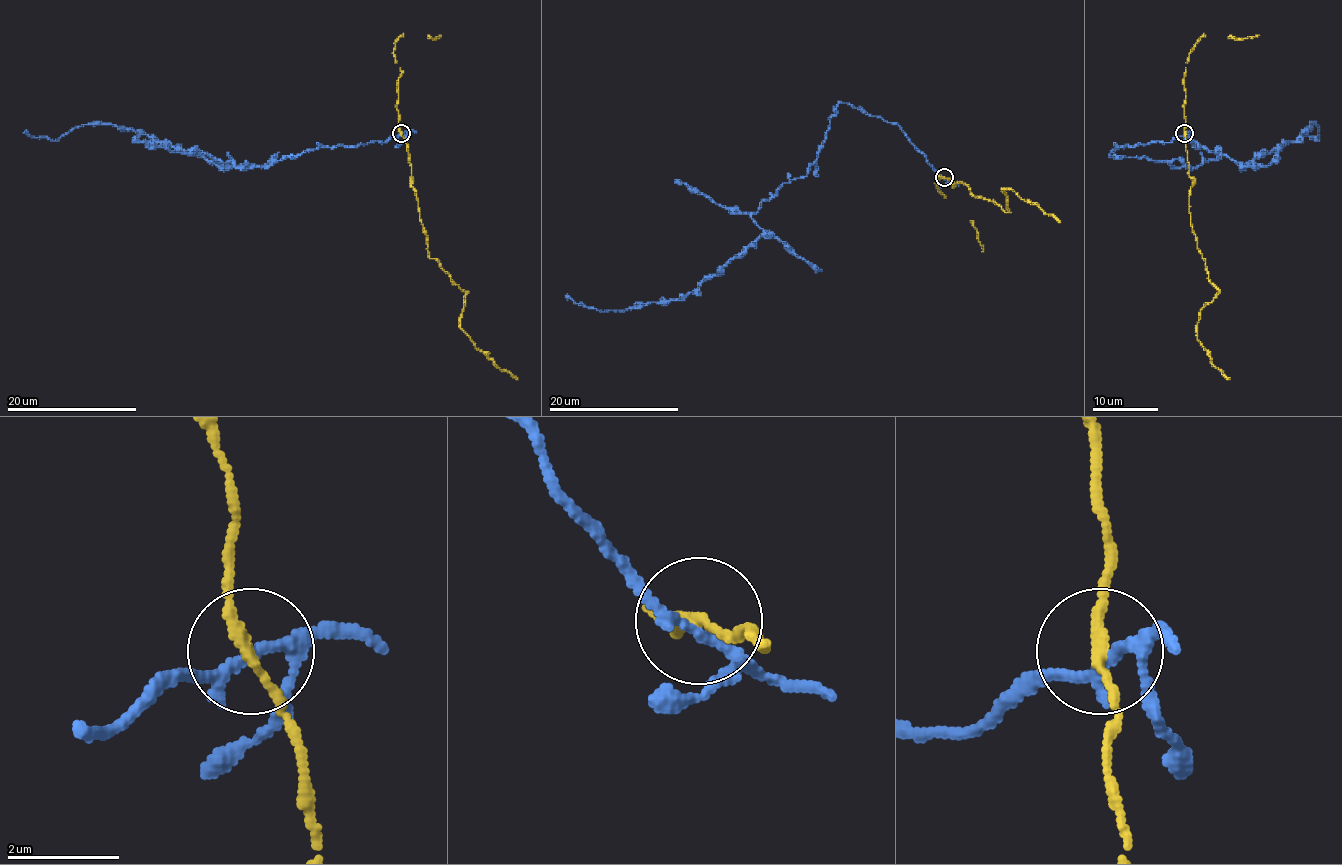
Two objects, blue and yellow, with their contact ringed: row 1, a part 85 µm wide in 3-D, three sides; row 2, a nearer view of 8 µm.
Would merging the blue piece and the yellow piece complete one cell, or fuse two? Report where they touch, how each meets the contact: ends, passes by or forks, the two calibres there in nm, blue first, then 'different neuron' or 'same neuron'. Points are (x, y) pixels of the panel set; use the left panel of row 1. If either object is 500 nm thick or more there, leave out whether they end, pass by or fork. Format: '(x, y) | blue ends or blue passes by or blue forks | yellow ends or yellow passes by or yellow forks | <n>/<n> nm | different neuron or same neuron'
(401, 133) | blue forks | yellow passes by | 160/180 nm | different neuron

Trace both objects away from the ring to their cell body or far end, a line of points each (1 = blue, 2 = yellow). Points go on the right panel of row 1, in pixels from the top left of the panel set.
1: (1185, 133), (1110, 154), (1174, 167), (1223, 156), (1243, 164), (1311, 125), (1319, 138), (1303, 133)
2: (1184, 133), (1192, 180), (1189, 211), (1208, 280), (1220, 291), (1200, 311), (1197, 340), (1210, 361), (1229, 379)

